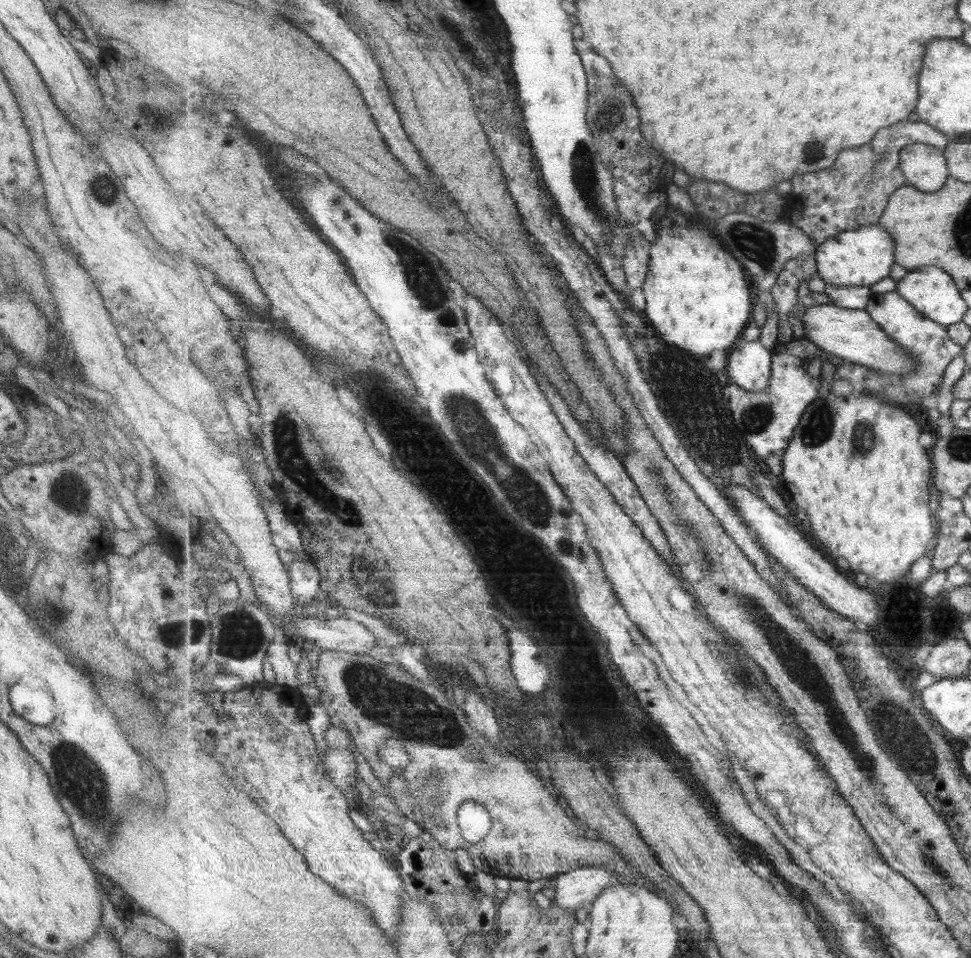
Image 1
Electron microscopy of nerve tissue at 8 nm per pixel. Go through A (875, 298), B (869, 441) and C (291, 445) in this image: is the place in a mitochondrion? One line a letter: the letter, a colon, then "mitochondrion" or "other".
A: other
B: mitochondrion
C: mitochondrion

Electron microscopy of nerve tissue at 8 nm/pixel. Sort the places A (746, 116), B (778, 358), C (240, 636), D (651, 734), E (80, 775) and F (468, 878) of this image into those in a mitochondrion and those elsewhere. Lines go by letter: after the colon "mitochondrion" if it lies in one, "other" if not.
A: other
B: other
C: mitochondrion
D: other
E: mitochondrion
F: other

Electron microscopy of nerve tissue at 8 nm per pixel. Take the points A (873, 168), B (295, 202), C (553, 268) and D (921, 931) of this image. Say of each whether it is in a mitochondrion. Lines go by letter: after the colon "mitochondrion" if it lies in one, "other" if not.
A: mitochondrion
B: other
C: other
D: other

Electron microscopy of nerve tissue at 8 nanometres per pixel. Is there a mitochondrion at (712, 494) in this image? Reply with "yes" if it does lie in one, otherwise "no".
no

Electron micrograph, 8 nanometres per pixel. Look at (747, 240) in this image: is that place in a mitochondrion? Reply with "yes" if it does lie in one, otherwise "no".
yes

